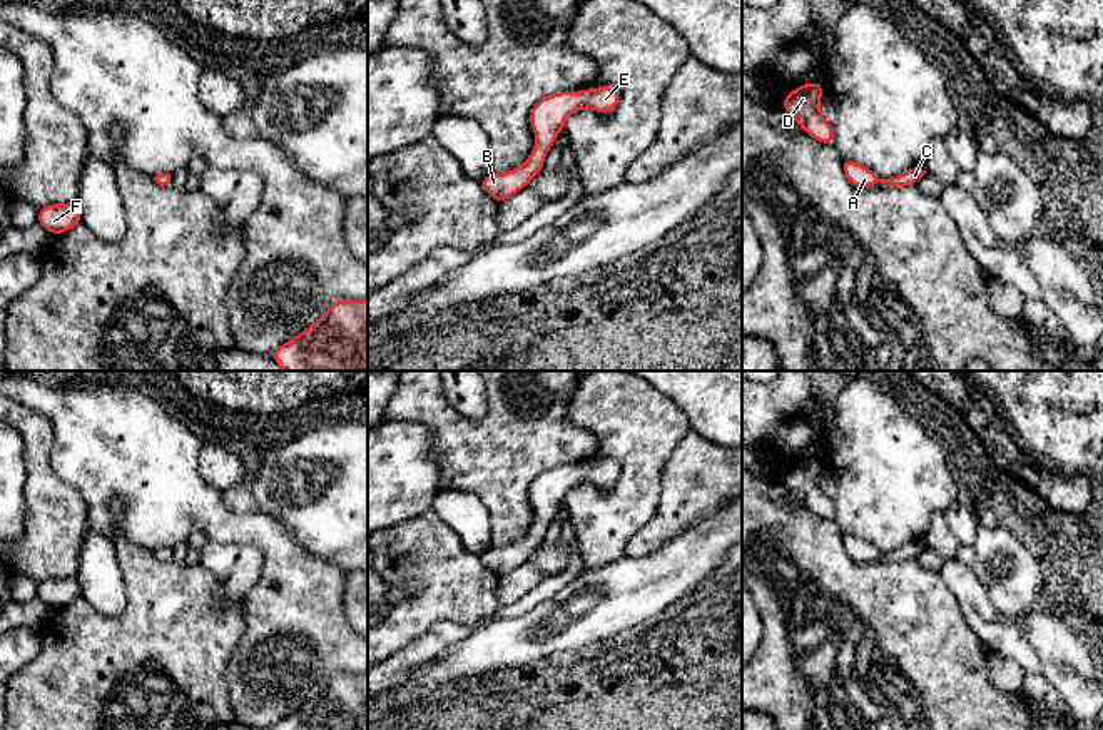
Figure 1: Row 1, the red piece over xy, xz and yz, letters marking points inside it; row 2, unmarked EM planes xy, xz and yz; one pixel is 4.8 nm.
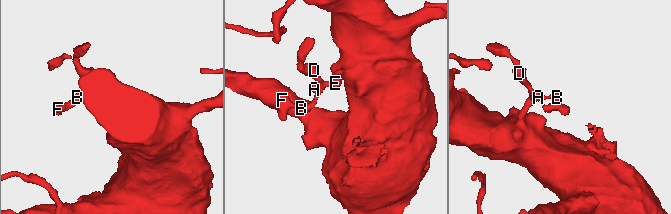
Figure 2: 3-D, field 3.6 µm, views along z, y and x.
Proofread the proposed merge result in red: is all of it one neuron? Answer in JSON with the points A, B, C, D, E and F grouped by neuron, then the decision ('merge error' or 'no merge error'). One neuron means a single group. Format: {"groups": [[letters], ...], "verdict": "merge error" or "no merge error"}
{"groups": [["A", "B", "C", "D", "E", "F"]], "verdict": "no merge error"}

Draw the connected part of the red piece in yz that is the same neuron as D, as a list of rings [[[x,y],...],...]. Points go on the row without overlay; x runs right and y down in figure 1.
[[[819,454],[799,459],[784,471],[782,481],[812,513],[834,520],[834,501],[821,488],[822,468],[824,461]]]

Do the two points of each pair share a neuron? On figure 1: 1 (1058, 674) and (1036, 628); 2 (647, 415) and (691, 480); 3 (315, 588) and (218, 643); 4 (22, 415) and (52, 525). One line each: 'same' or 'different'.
1: different
2: different
3: different
4: same

